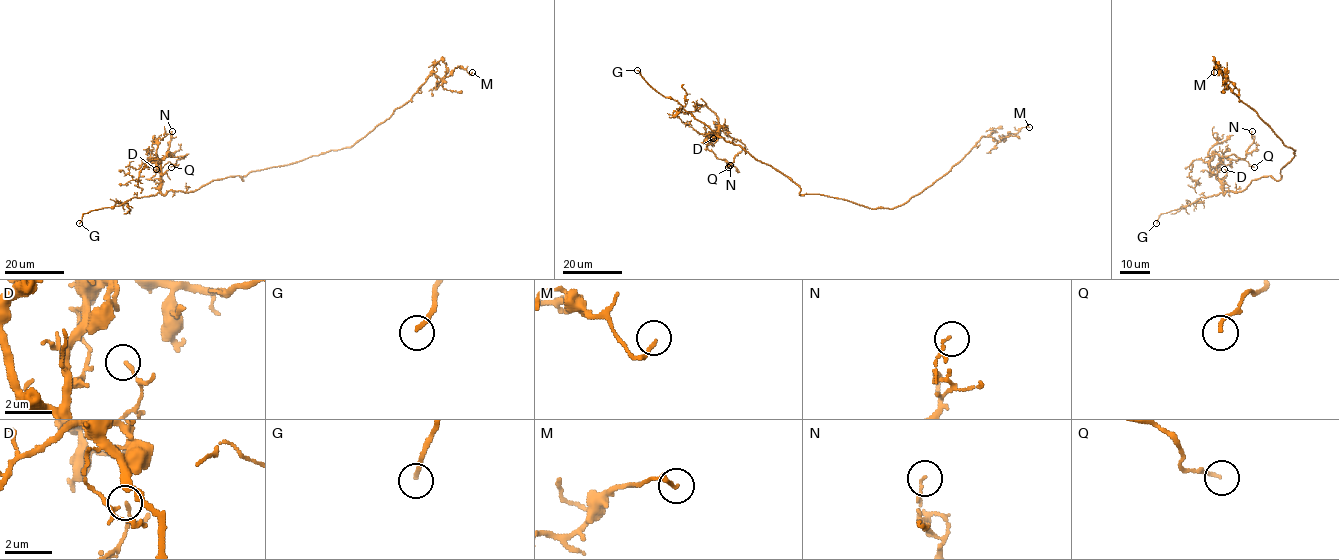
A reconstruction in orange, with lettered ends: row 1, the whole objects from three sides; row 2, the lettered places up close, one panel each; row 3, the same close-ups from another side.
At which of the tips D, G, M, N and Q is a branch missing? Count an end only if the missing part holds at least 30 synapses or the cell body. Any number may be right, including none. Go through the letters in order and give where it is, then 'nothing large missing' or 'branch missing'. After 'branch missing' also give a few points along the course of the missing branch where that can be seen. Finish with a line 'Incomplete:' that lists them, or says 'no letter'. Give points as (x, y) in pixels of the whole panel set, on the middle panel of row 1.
D: place (713, 138); nothing large missing
G: place (637, 70); branch missing
M: place (1029, 127); nothing large missing
N: place (730, 165); nothing large missing
Q: place (728, 167); nothing large missing
Incomplete: G

